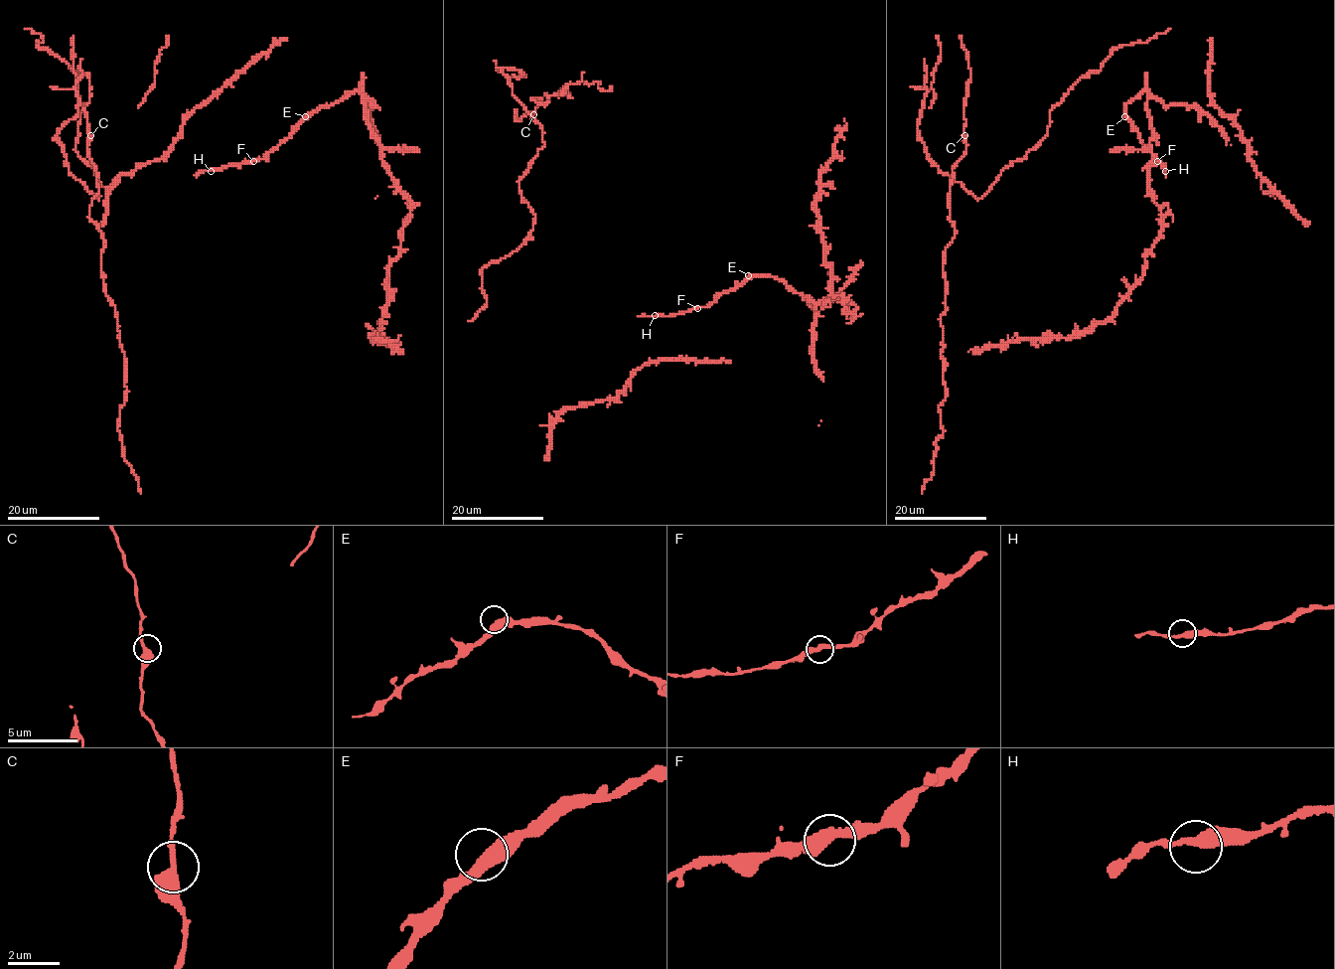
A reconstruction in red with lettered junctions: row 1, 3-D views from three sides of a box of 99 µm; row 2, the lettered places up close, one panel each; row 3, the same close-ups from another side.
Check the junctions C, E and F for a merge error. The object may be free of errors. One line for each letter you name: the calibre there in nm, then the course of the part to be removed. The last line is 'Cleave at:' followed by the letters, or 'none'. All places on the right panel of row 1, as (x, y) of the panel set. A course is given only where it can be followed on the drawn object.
Cleave at: none

